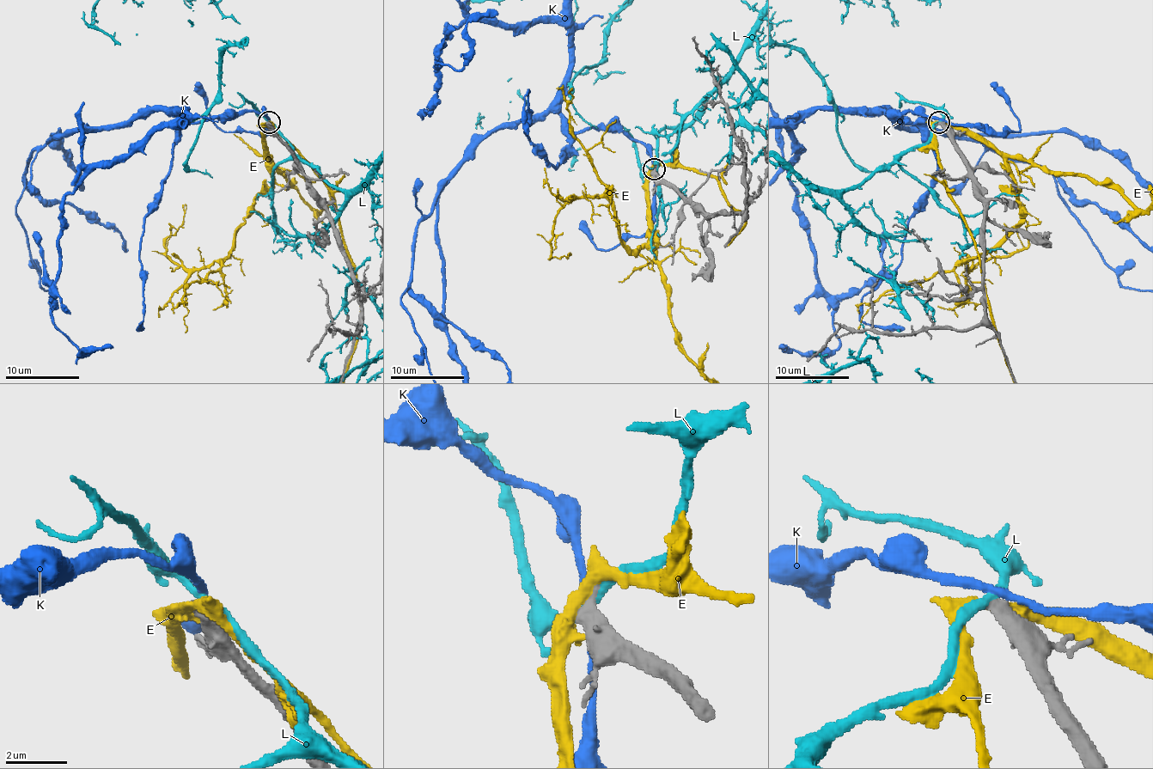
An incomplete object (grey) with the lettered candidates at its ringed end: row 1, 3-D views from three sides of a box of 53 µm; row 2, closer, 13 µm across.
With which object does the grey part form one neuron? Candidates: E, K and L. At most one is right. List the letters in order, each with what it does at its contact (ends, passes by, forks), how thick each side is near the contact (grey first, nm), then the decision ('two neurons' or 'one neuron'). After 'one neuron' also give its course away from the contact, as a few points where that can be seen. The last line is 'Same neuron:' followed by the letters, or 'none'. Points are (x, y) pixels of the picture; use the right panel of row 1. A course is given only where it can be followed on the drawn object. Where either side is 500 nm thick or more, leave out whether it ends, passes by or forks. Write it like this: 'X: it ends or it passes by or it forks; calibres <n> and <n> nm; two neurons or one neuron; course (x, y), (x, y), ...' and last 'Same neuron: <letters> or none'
E: calibres 550 and 400 nm; two neurons
K: it passes by; calibres 400 and 240 nm; two neurons
L: calibres 500 and 280 nm; two neurons
Same neuron: none

